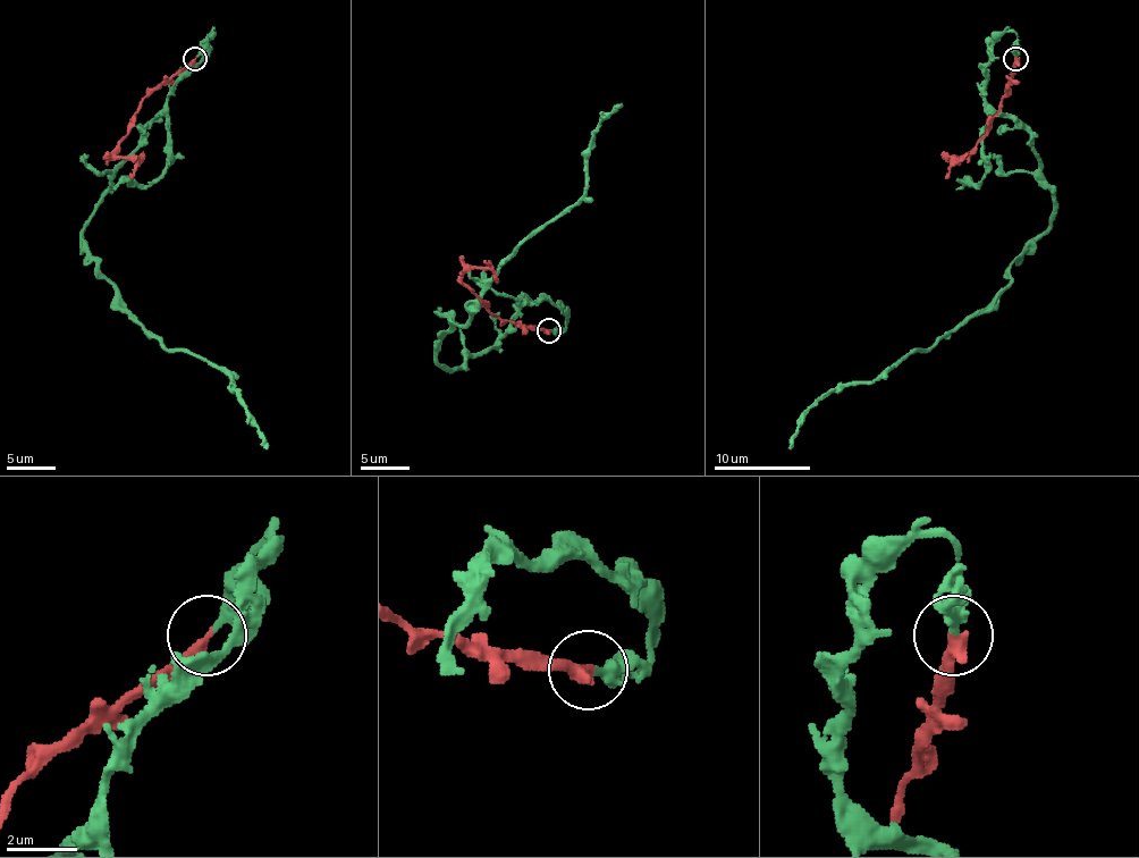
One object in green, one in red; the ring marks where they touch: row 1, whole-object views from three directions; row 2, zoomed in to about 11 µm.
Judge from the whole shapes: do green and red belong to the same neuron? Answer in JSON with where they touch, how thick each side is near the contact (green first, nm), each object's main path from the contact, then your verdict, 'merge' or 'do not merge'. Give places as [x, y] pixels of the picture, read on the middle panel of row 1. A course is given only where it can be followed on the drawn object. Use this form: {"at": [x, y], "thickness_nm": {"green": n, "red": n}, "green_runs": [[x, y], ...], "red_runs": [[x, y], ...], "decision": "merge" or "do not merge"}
{"at": [549, 330], "thickness_nm": {"green": 220, "red": 320}, "green_runs": [[548, 331], [558, 306], [522, 300], [495, 345], [437, 360], [503, 263], [584, 193], [589, 142], [621, 103]], "red_runs": [[548, 331], [503, 321], [461, 278], [471, 268], [488, 268], [497, 283]], "decision": "merge"}

